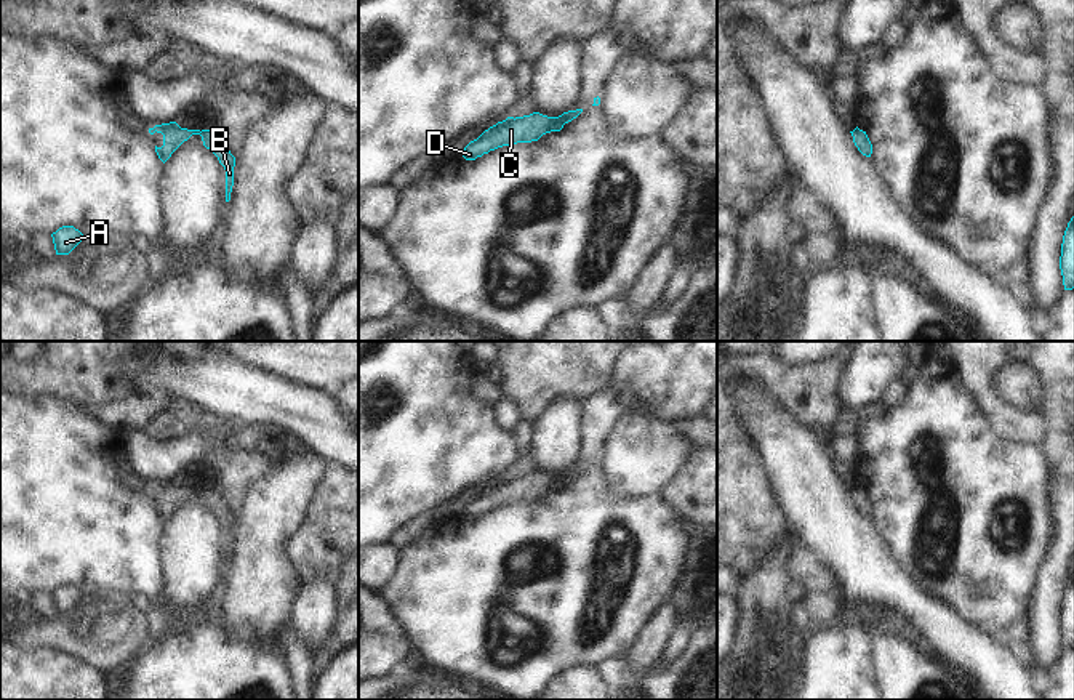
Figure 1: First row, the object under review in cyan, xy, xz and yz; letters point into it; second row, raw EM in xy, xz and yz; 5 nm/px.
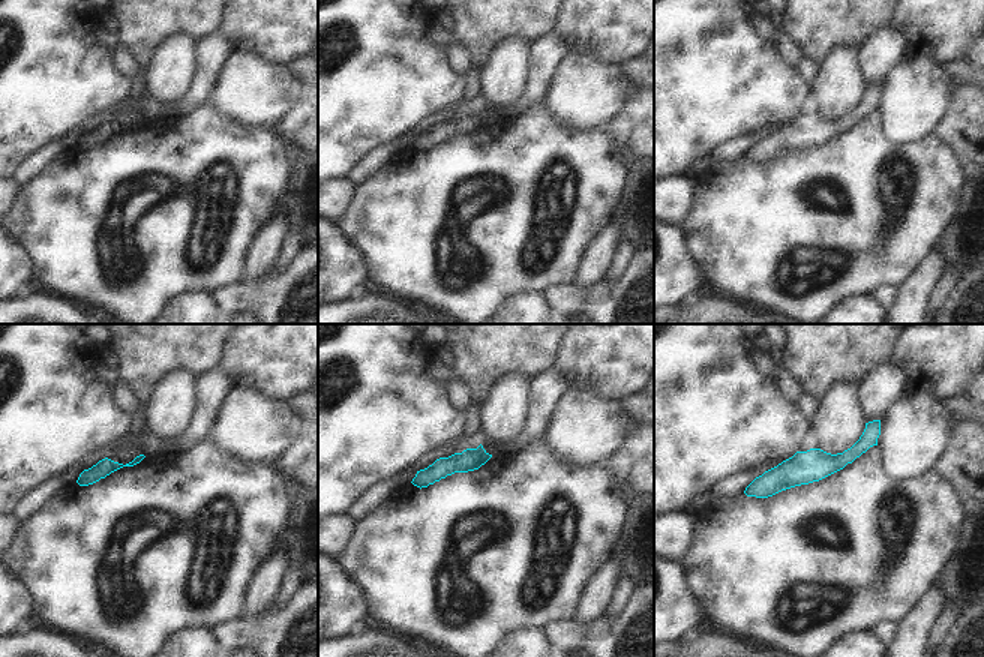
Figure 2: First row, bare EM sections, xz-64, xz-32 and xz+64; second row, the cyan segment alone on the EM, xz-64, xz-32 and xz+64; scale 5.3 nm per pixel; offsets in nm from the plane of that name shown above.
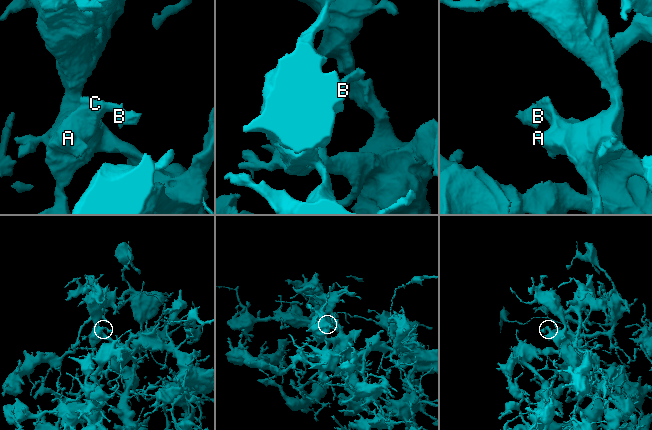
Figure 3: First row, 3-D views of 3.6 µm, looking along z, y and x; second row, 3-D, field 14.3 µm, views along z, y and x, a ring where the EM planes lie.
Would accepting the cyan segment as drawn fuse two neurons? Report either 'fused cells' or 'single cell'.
single cell

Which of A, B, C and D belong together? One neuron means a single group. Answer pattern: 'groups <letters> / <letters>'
groups A B C D

